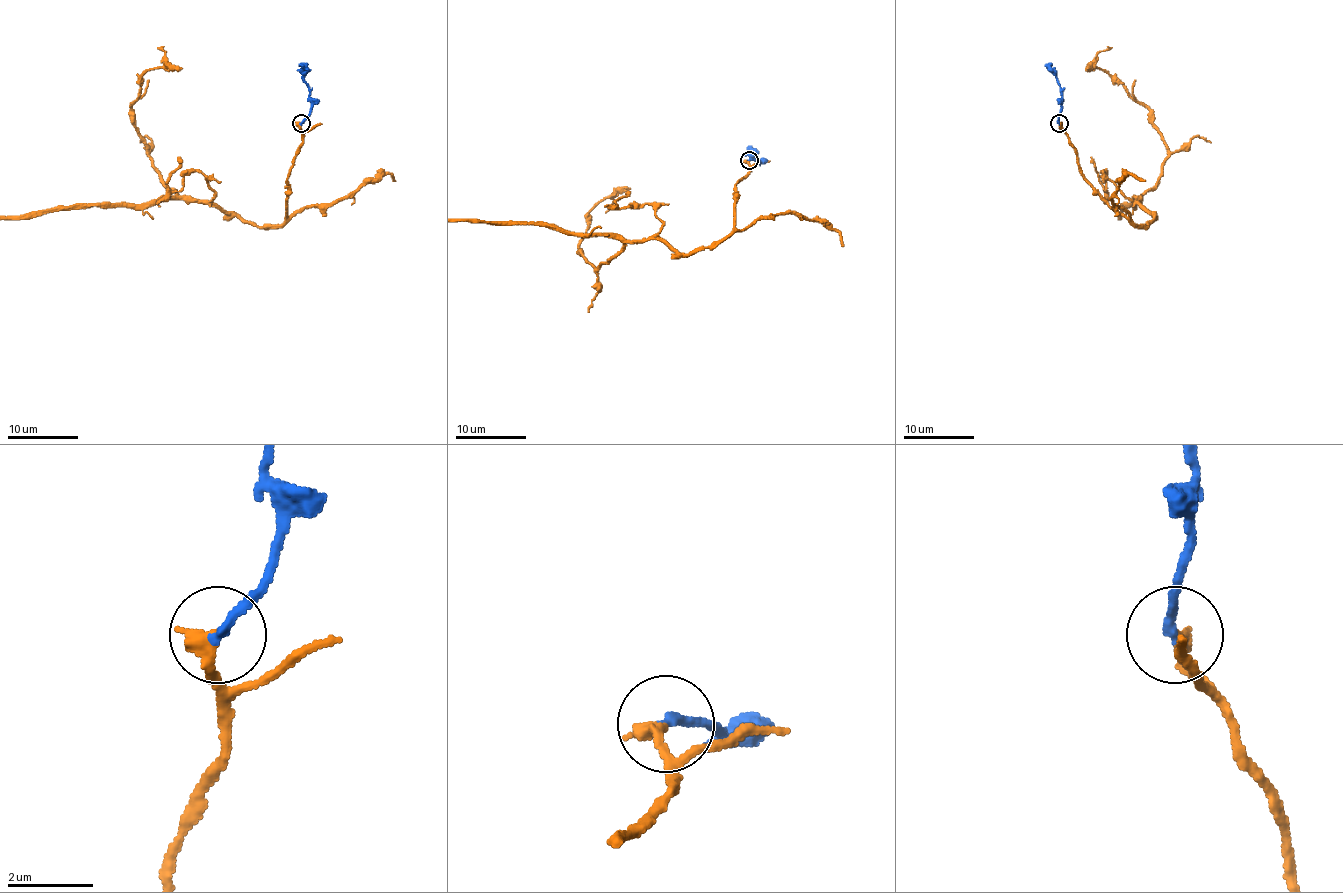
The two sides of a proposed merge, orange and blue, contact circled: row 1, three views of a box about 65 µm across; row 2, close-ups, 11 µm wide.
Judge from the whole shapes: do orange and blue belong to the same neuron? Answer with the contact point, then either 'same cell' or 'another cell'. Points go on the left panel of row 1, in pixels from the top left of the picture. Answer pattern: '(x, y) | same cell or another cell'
(301, 123) | same cell

